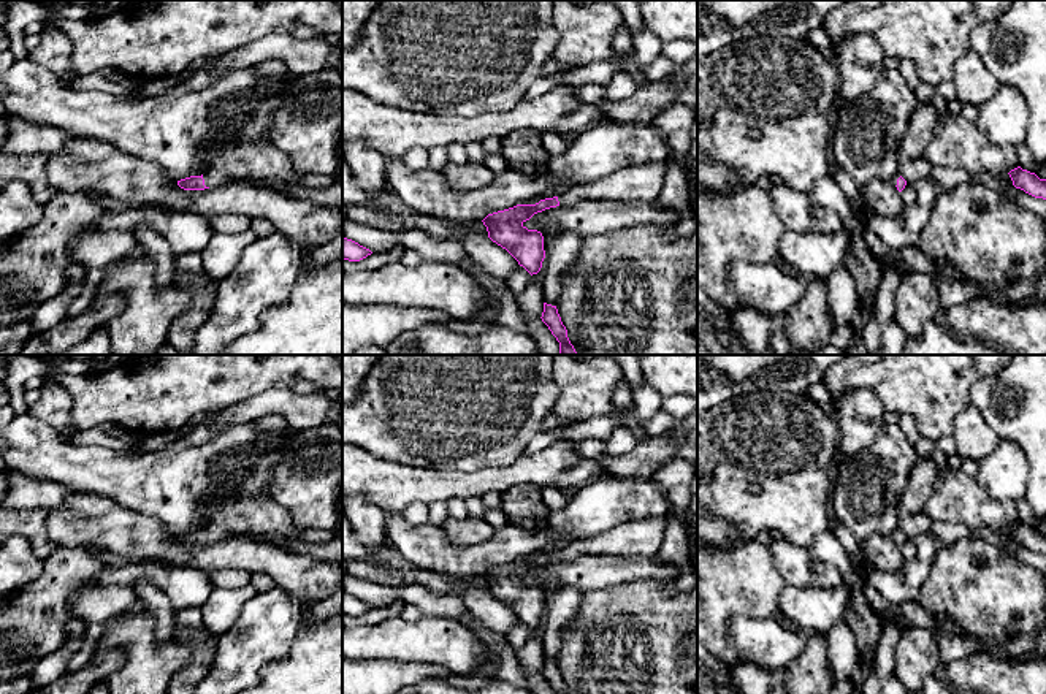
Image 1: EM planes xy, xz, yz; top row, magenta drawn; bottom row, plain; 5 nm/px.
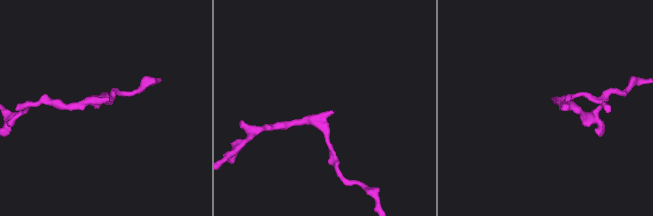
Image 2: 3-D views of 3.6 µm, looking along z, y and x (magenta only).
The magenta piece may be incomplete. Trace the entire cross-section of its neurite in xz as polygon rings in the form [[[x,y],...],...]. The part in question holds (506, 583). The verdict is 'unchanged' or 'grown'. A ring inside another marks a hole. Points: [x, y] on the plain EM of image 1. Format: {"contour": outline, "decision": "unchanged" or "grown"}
{"contour": [[[667,517],[628,521],[585,540],[572,540],[563,550],[536,559],[488,569],[482,577],[488,593],[506,604],[531,631],[537,629],[545,613],[544,591],[523,578],[550,562],[572,562],[582,556],[597,558],[656,558],[666,534]]], "decision": "grown"}

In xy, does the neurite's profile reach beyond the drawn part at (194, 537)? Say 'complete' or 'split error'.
split error

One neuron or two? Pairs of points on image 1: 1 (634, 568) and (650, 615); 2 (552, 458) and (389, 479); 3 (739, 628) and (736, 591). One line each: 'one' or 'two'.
1: two
2: one
3: two

